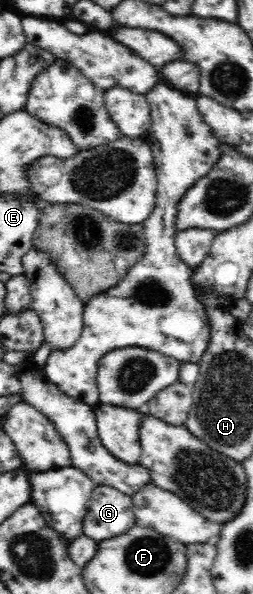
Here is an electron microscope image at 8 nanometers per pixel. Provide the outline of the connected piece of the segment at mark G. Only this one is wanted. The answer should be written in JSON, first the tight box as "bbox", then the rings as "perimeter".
{"bbox":[83,485,135,542],"perimeter":[[[107,485],[97,486],[83,518],[83,534],[97,542],[104,541],[125,534],[135,525],[132,497]]]}

